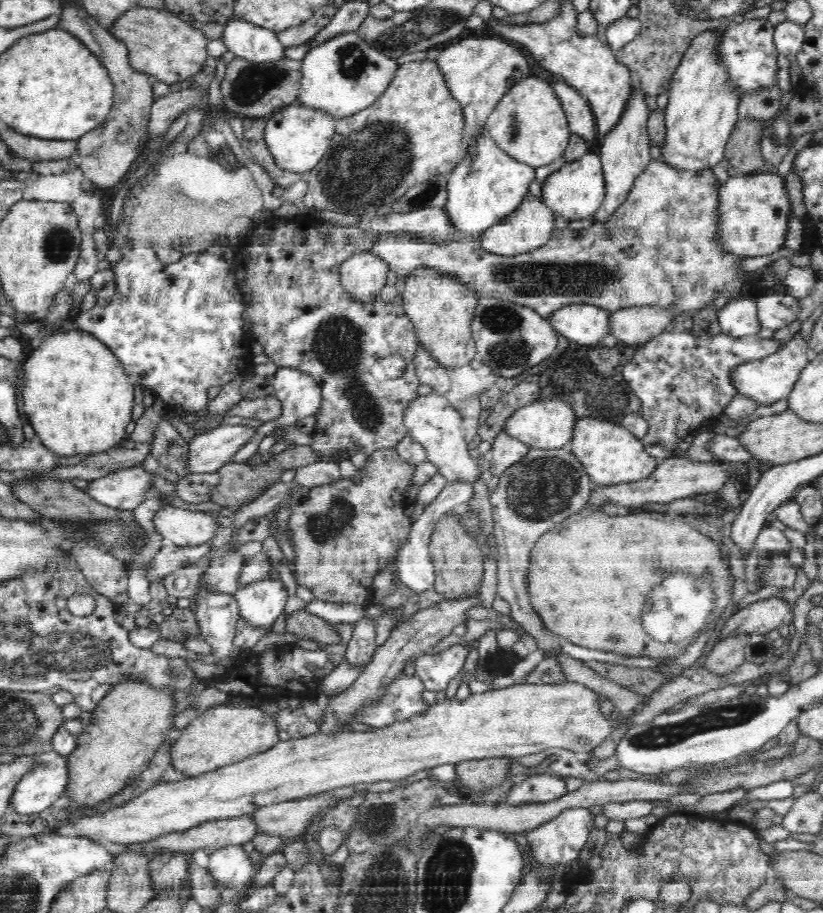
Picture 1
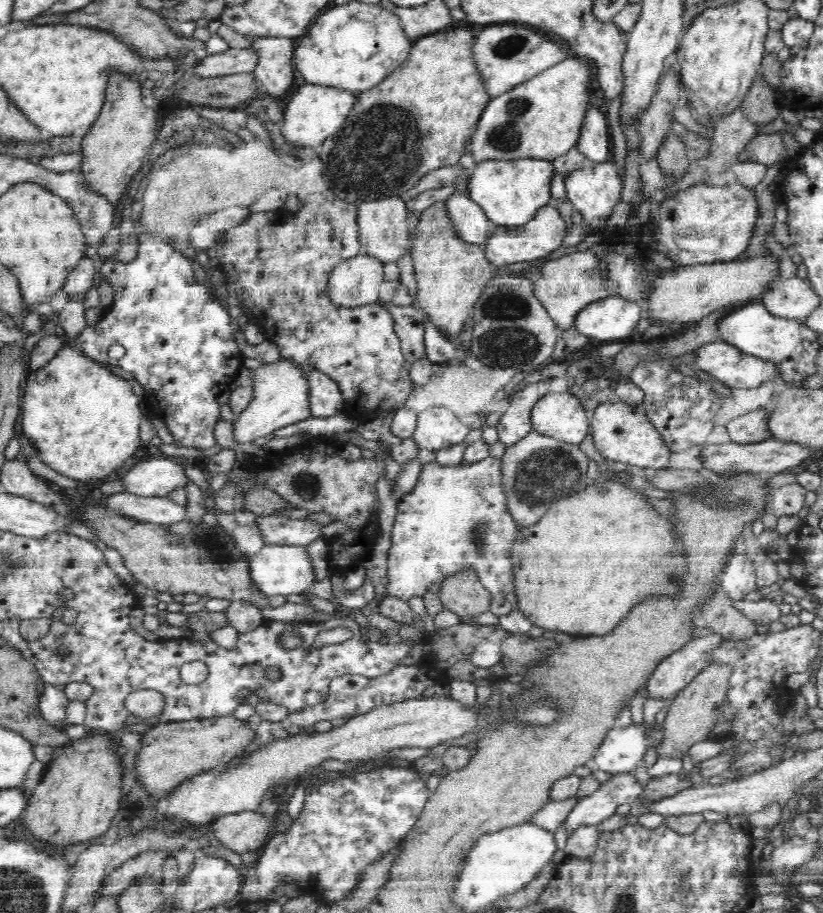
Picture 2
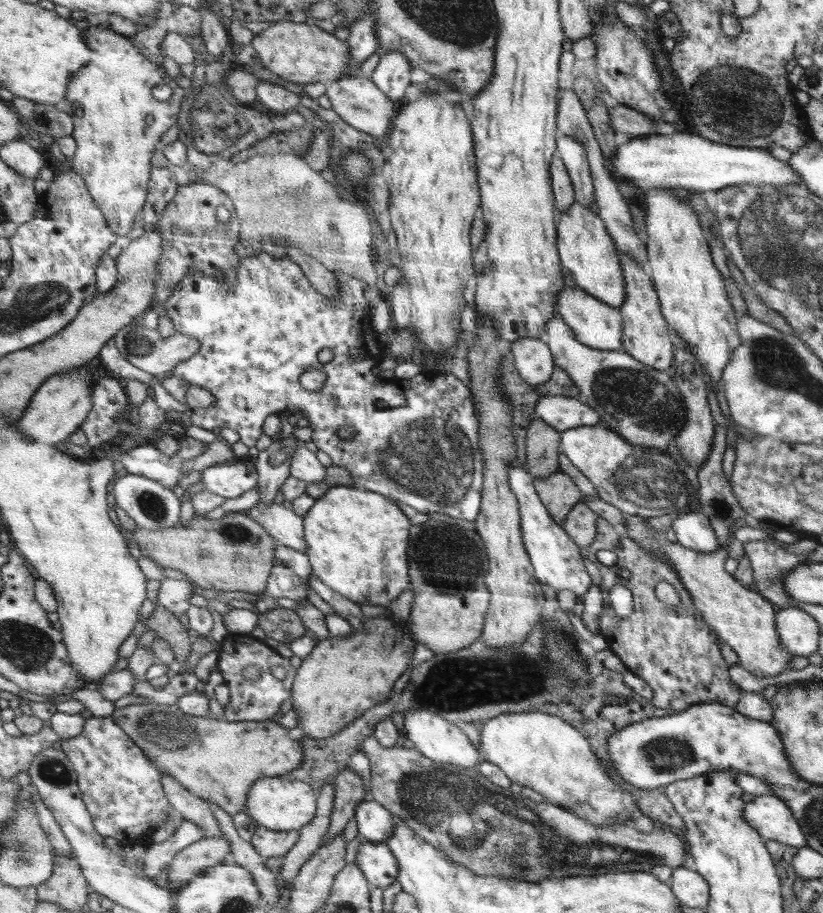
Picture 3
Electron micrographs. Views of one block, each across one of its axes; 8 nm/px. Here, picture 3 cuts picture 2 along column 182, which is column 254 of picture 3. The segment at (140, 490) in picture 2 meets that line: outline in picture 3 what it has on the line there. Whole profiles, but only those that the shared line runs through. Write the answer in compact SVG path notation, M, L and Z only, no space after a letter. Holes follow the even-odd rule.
M238 459L229 464L220 463L206 467L201 480L208 491L228 498L238 498L257 485L258 475L250 459Z

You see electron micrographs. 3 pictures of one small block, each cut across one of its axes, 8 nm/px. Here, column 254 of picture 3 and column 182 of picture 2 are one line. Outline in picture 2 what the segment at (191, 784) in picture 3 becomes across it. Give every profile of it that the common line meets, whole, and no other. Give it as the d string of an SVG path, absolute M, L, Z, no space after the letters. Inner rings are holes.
M233 714L154 725L143 734L141 740L142 749L135 764L138 782L142 783L146 794L164 799L194 776L227 766L233 759L242 757L252 740L254 730L248 721L236 719Z

